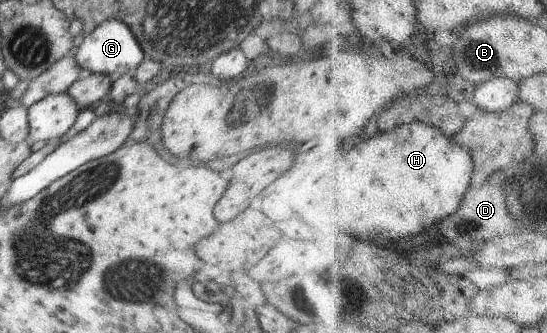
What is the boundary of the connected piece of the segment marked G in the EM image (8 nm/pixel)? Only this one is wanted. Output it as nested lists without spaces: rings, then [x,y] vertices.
[[[109,18],[95,27],[89,35],[84,37],[80,47],[76,49],[77,63],[87,73],[107,74],[108,76],[122,76],[136,71],[140,63],[147,61],[143,48],[131,28],[121,19]]]

